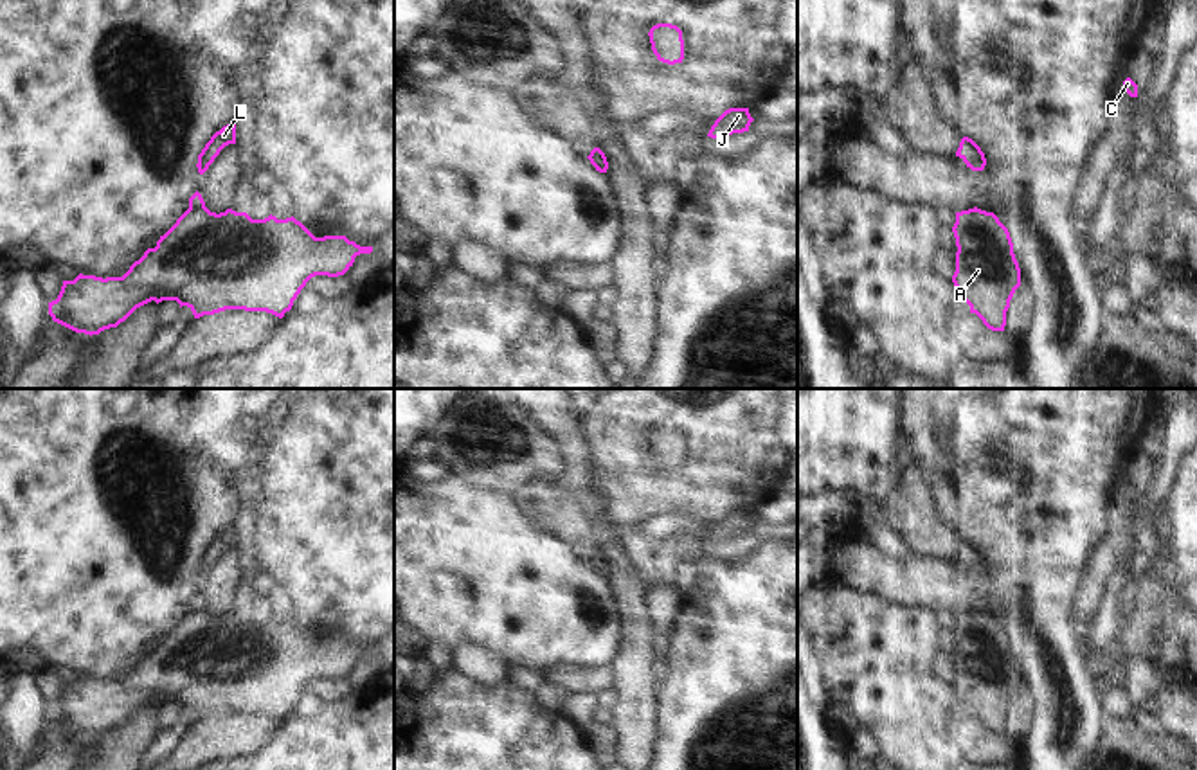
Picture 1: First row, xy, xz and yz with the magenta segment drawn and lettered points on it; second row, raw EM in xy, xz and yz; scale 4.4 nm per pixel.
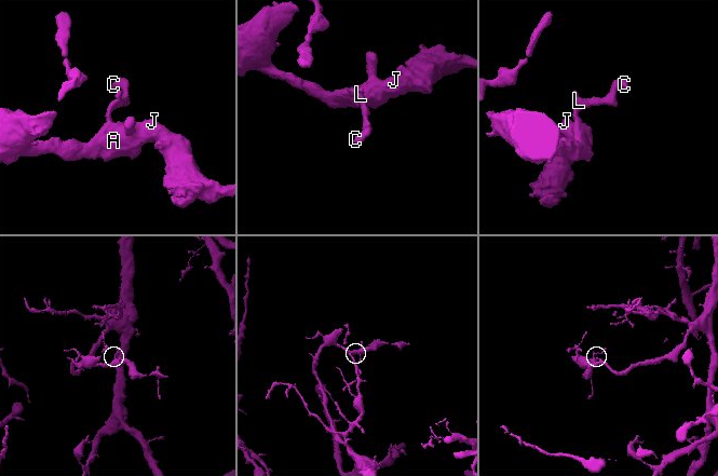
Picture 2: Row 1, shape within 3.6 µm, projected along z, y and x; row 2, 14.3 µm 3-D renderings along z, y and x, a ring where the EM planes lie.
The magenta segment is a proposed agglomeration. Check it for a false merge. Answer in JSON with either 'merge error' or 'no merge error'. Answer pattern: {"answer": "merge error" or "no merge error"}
{"answer": "merge error"}

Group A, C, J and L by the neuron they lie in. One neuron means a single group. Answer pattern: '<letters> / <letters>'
A J / C L

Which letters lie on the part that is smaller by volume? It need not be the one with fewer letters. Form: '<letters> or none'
C, L

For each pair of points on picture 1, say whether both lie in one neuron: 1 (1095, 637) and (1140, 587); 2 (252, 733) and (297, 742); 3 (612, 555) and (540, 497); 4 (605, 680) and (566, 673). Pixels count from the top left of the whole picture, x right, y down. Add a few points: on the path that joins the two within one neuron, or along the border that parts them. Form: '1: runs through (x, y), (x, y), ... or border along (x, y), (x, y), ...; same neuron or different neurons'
1: border along (1129, 576), (1120, 601); different neurons
2: border along (281, 722), (276, 733), (256, 751); different neurons
3: border along (576, 502), (589, 522), (598, 549); different neurons
4: runs through (596, 679), (575, 679); same neuron

